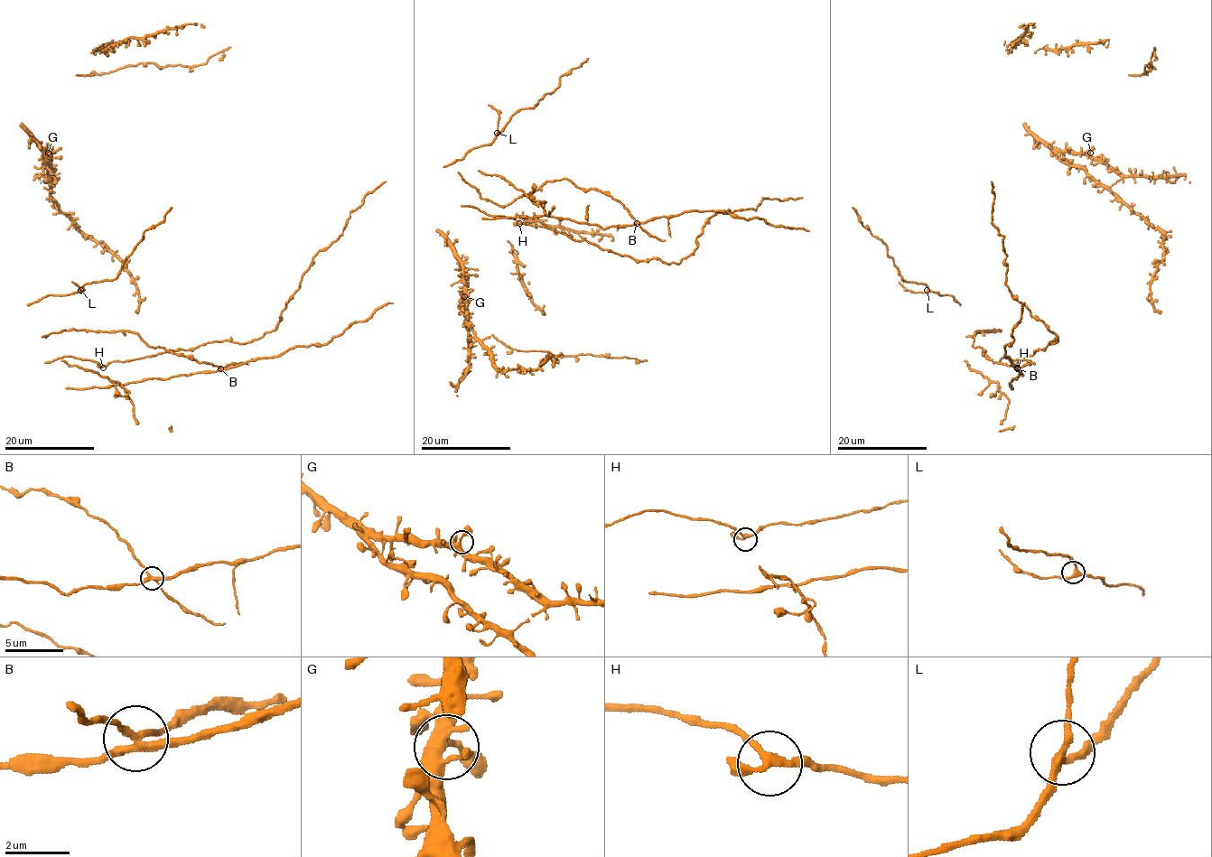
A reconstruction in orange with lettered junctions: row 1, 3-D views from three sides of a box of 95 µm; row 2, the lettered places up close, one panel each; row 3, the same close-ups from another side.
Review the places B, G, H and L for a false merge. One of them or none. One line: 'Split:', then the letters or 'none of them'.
Split: B

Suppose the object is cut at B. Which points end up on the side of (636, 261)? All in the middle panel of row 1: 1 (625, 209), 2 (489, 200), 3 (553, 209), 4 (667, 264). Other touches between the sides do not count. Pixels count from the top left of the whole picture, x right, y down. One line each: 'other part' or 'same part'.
1: other part
2: other part
3: other part
4: same part

